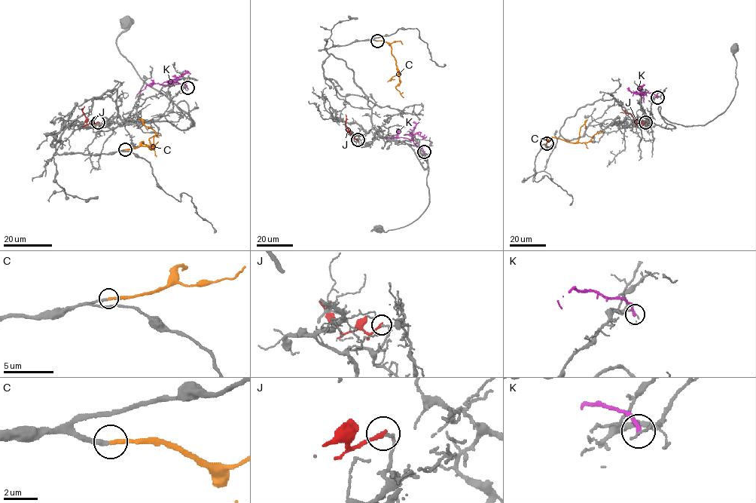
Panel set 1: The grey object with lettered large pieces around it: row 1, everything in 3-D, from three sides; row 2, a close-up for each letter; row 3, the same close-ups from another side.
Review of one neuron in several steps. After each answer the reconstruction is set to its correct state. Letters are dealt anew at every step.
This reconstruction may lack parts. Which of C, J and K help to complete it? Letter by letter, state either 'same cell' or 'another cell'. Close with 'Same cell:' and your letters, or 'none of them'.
C: same cell
J: another cell
K: another cell
Same cell: C

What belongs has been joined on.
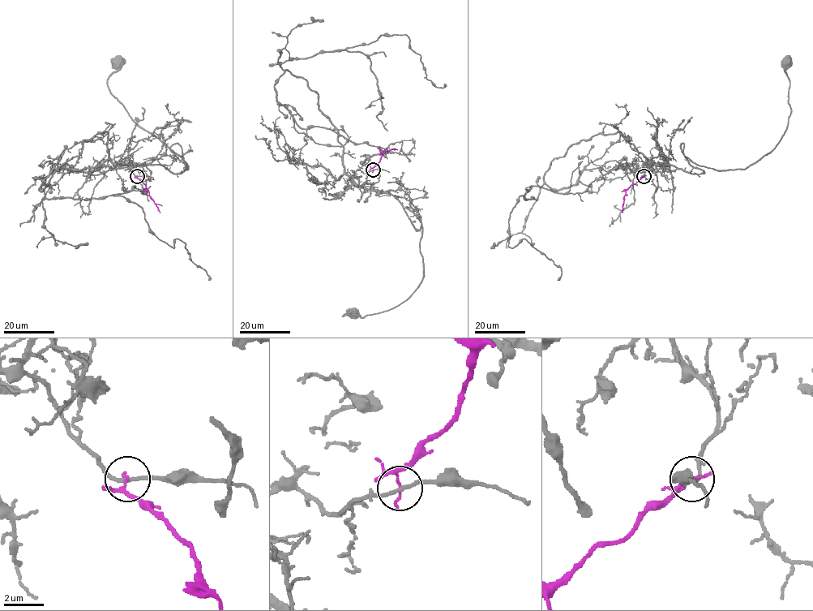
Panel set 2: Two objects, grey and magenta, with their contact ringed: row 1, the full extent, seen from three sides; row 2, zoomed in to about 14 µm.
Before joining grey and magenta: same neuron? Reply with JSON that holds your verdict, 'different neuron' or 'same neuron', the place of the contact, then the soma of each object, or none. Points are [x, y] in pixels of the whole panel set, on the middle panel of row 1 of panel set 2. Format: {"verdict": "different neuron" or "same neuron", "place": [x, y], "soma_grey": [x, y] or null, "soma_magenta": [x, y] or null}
{"verdict": "different neuron", "place": [373, 169], "soma_grey": [353, 312], "soma_magenta": null}

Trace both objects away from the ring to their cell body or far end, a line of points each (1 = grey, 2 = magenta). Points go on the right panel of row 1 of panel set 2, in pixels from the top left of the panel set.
1: (643, 176), (643, 162), (701, 174), (682, 144), (715, 169), (767, 155), (790, 114), (788, 64)
2: (643, 176), (626, 191), (622, 212)

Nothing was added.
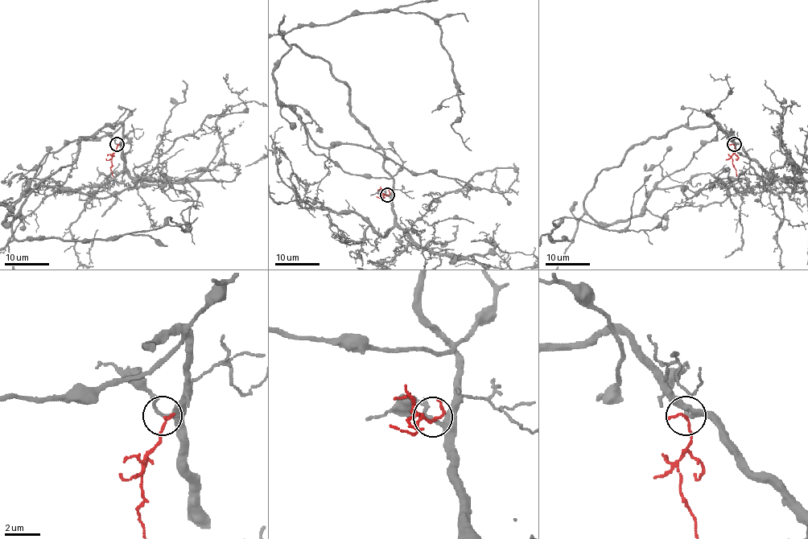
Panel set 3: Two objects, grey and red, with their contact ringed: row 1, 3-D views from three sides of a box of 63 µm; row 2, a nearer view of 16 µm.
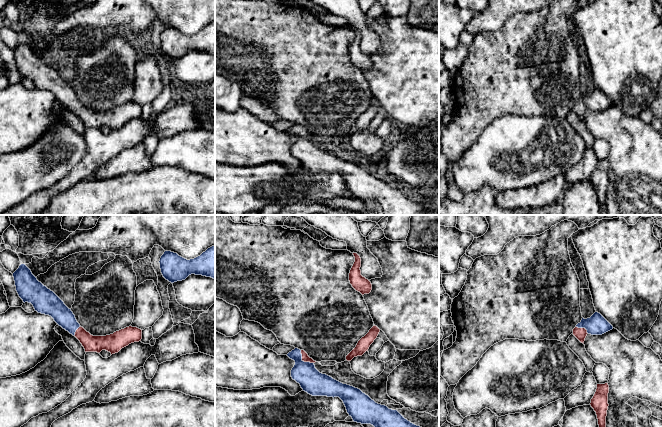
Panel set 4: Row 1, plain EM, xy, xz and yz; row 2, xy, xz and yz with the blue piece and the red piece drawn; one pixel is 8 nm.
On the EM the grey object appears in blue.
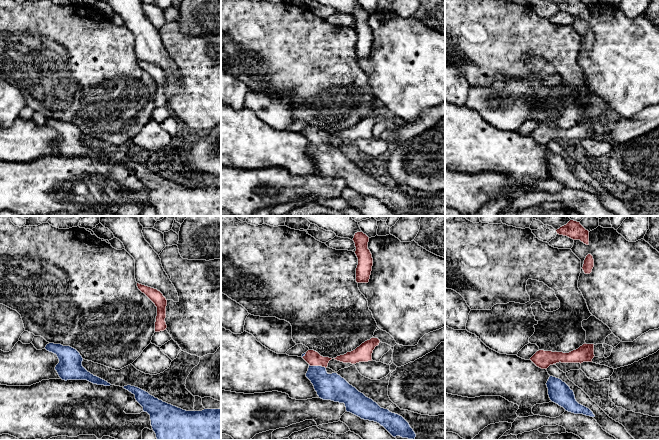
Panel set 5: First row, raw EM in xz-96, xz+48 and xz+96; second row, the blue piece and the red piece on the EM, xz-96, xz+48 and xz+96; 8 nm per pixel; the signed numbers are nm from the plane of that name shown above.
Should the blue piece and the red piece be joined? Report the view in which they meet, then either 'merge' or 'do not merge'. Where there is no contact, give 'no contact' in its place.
contact in xz; merge

